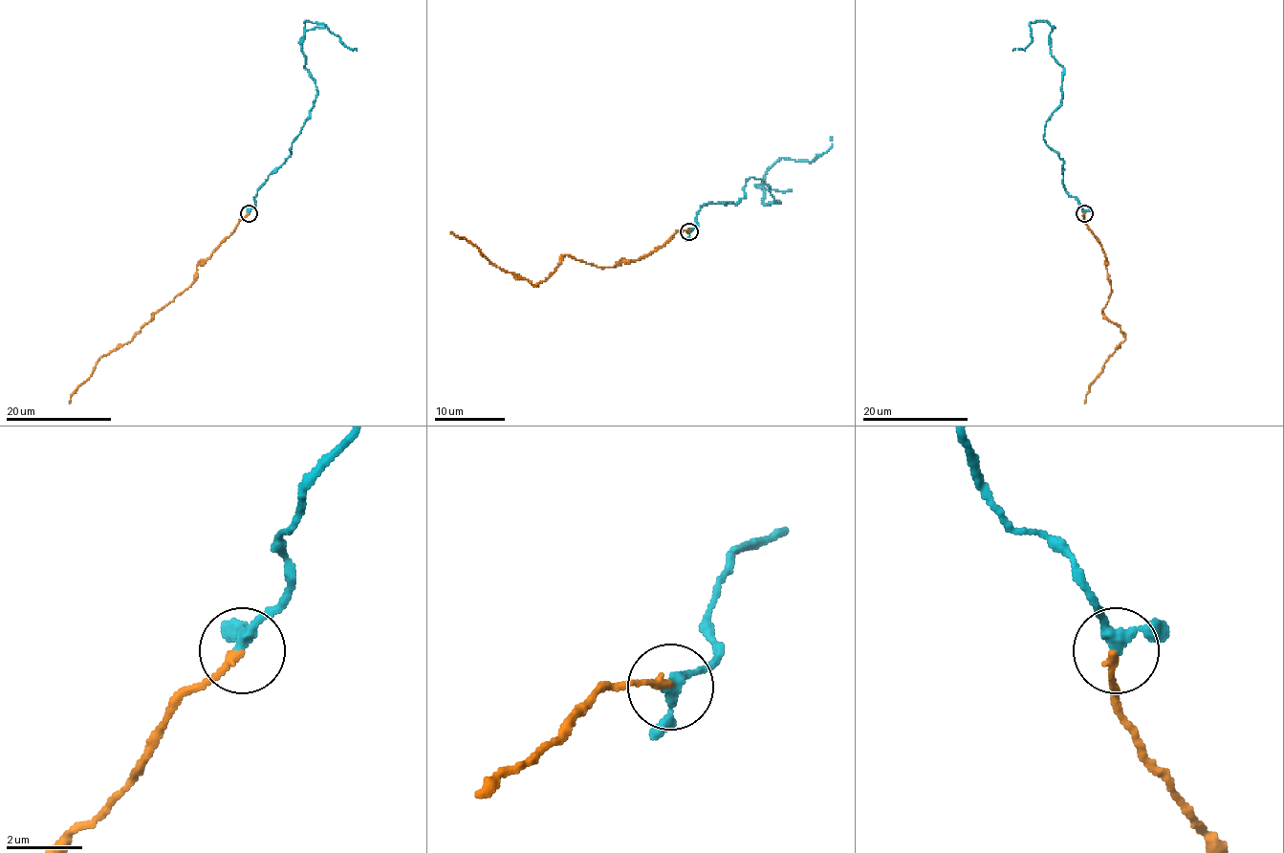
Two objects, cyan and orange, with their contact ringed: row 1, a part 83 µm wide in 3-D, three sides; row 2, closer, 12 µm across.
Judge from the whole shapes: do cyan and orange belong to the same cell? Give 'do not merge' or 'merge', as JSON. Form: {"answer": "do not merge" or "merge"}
{"answer": "merge"}

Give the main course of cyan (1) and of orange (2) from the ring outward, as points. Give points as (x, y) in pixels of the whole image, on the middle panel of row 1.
1: (689, 231), (702, 206), (737, 204), (754, 177), (779, 202), (763, 202), (765, 174), (813, 162), (830, 137)
2: (689, 231), (677, 231), (637, 260), (620, 260), (612, 267), (565, 254), (534, 286), (450, 231)

